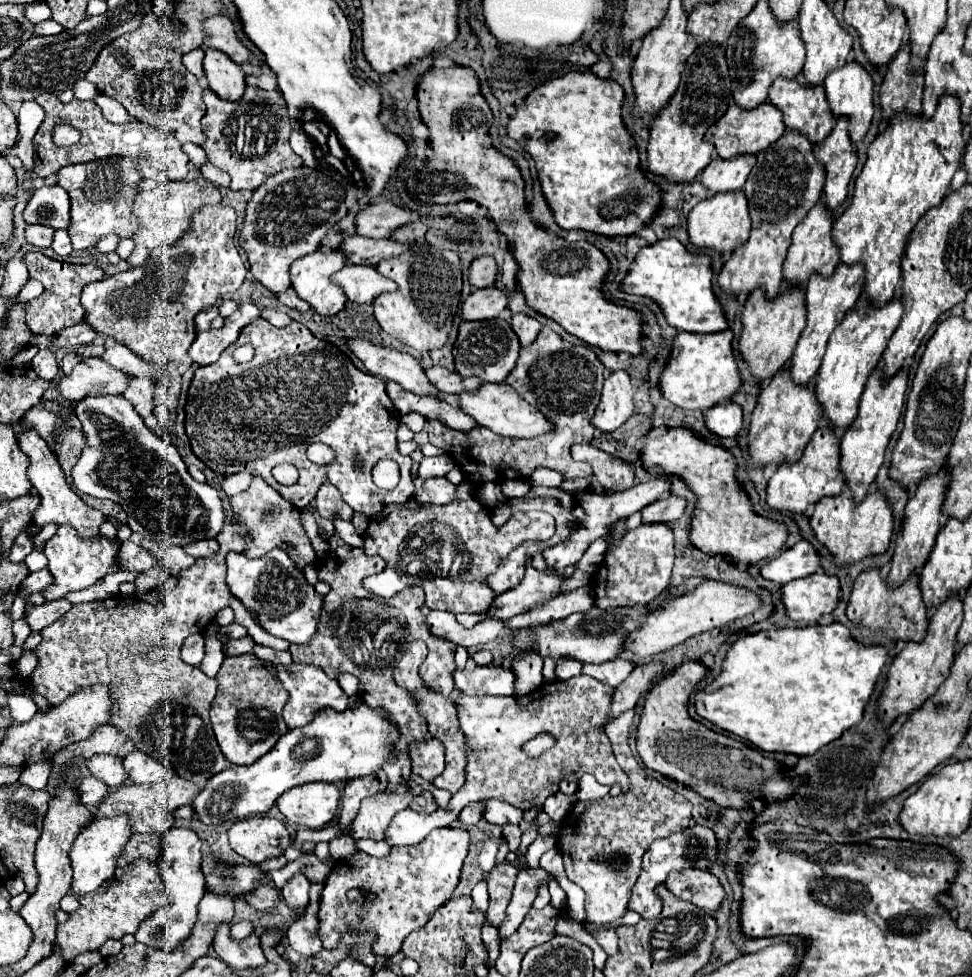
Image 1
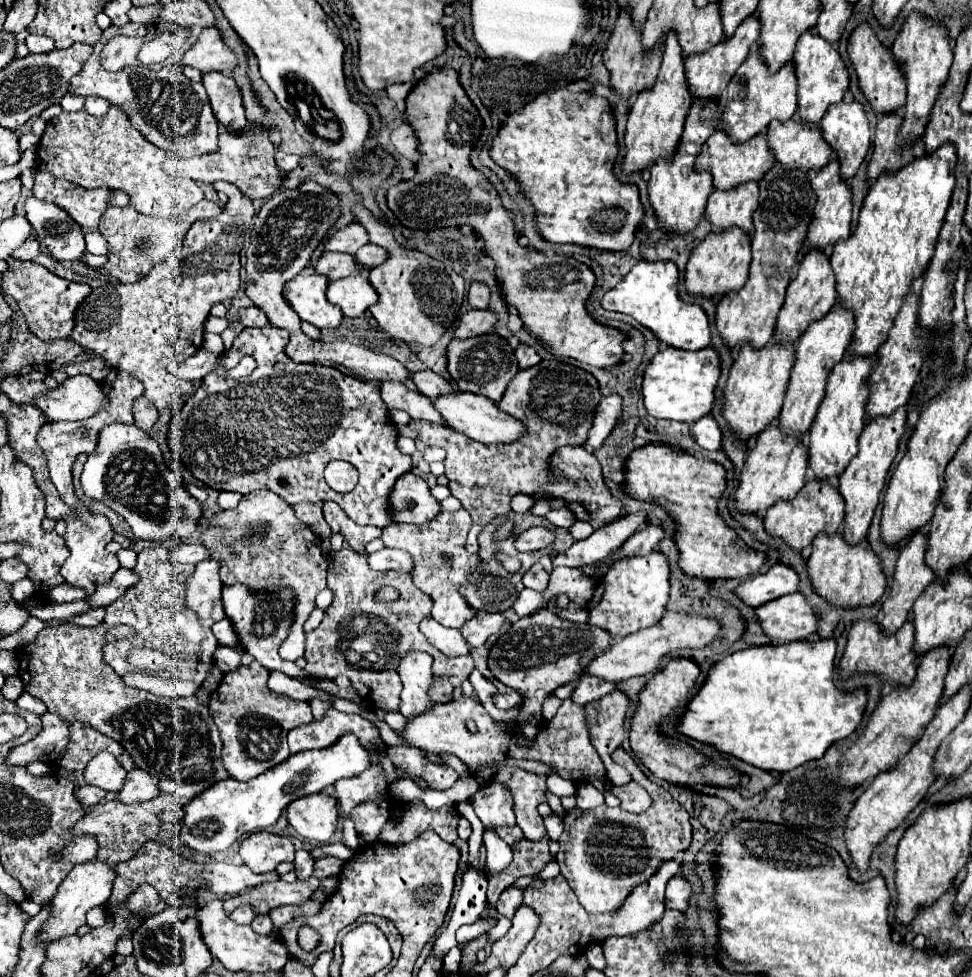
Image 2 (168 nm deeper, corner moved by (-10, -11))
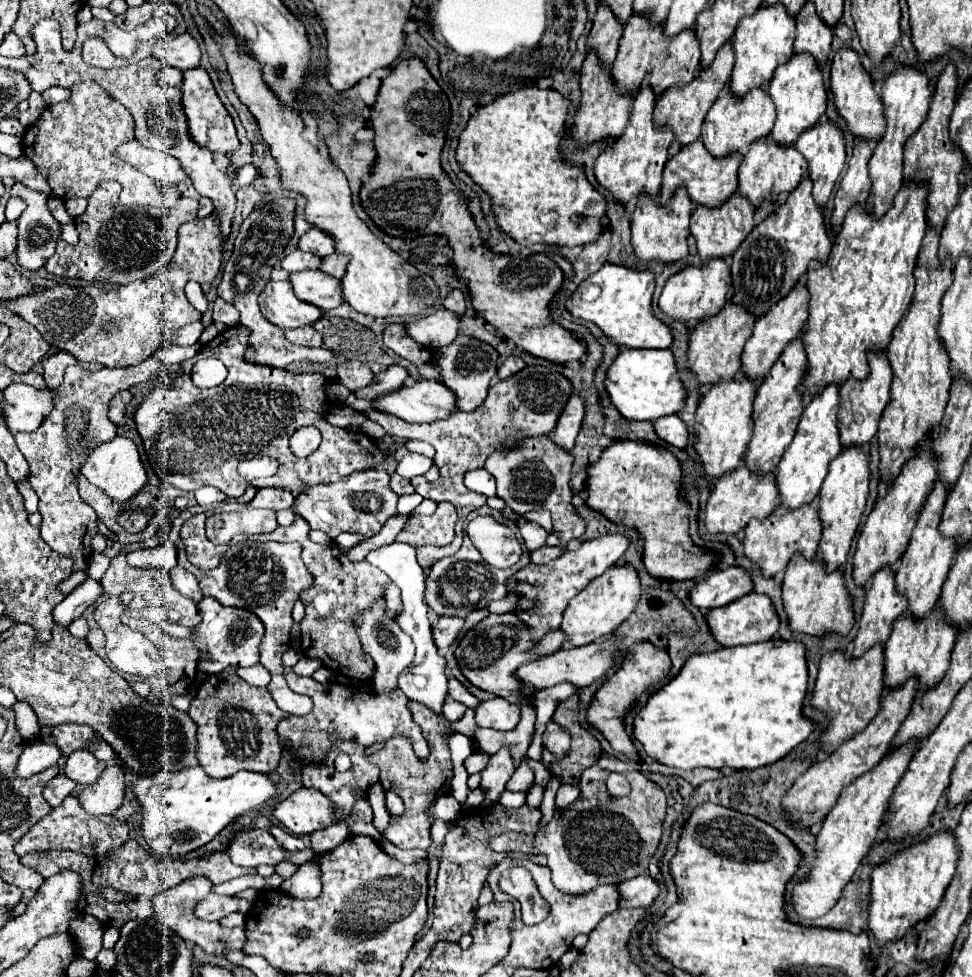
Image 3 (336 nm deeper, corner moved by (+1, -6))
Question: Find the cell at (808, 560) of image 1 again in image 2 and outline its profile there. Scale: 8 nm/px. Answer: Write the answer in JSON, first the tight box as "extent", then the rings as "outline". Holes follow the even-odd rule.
{"extent":[736,565,800,607],"outline":[[[772,565],[766,573],[758,573],[740,583],[736,593],[752,607],[760,607],[776,597],[796,593],[800,577],[792,565]]]}

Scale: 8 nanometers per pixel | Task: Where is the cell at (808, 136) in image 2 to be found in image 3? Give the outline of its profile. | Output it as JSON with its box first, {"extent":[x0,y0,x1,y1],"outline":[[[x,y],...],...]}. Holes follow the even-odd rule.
{"extent":[737,140,807,208],"outline":[[[757,140],[757,144],[753,144],[741,164],[739,164],[739,186],[737,186],[737,194],[747,198],[749,204],[753,208],[759,208],[763,200],[769,202],[777,202],[781,194],[789,194],[791,190],[795,190],[799,186],[799,182],[805,178],[807,168],[805,168],[805,158],[801,154],[797,154],[797,150],[793,146],[789,148],[781,148],[775,146],[773,140]]]}

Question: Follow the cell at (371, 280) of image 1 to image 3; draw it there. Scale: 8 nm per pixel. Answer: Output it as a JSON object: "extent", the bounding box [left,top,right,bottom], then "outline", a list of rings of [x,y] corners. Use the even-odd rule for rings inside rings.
{"extent":[287,270,343,310],"outline":[[[303,270],[287,276],[293,286],[293,292],[299,300],[313,304],[321,310],[331,310],[343,302],[341,284],[325,276],[321,270]]]}

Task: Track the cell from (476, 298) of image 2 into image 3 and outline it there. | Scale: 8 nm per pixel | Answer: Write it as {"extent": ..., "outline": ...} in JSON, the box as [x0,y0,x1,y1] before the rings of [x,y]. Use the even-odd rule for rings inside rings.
{"extent":[443,290,465,316],"outline":[[[451,290],[447,294],[447,298],[443,300],[443,306],[445,306],[445,310],[453,312],[455,316],[461,316],[465,312],[465,296],[463,296],[463,292],[461,290]]]}

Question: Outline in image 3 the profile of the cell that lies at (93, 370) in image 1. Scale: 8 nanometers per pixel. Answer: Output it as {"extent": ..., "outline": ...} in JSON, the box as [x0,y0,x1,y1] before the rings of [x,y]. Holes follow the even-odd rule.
{"extent":[1,384,53,434],"outline":[[[11,384],[3,390],[1,414],[5,416],[11,434],[33,432],[53,406],[53,390],[37,392],[27,384]]]}

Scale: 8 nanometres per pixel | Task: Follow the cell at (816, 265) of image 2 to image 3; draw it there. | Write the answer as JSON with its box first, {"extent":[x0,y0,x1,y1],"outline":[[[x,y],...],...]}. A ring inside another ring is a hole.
{"extent":[741,286,809,382],"outline":[[[799,286],[799,288],[793,288],[793,292],[789,292],[789,296],[785,300],[781,300],[781,304],[777,304],[777,308],[773,308],[773,312],[769,312],[769,316],[761,316],[761,320],[755,322],[753,336],[747,340],[743,354],[741,354],[741,372],[747,378],[757,382],[769,374],[771,366],[779,360],[785,346],[801,334],[807,314],[809,314],[807,306],[809,306],[809,294],[805,292],[805,286]]]}

